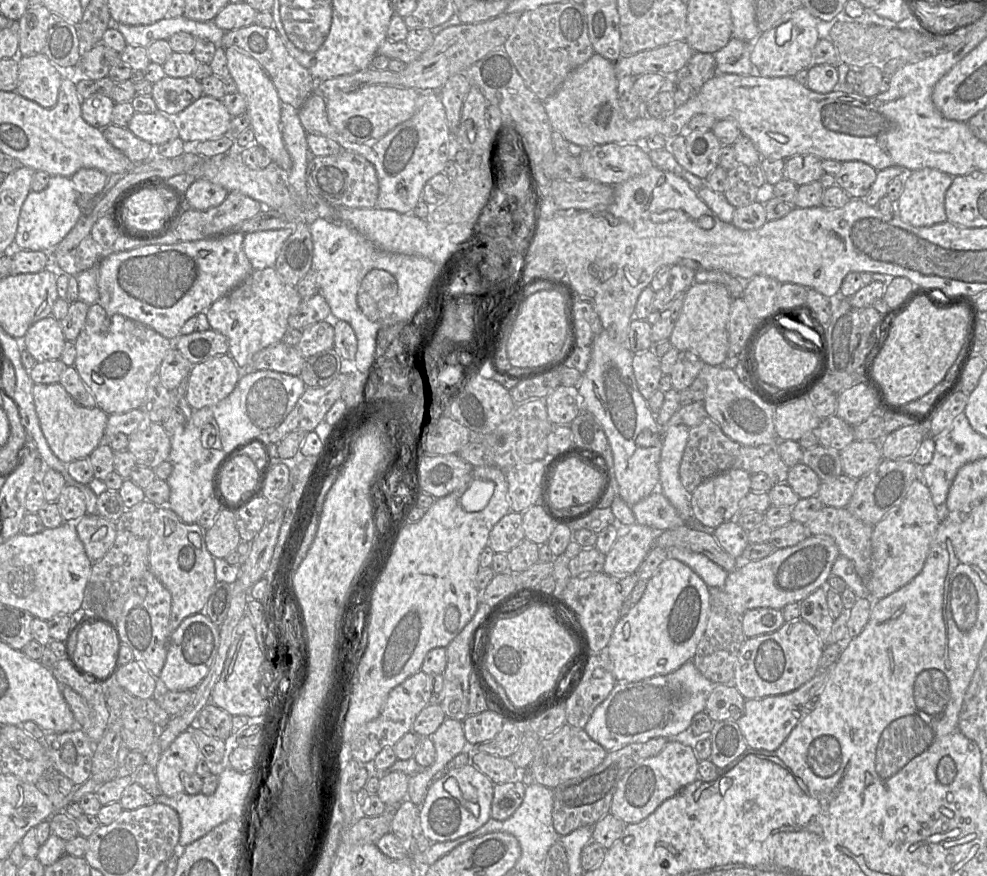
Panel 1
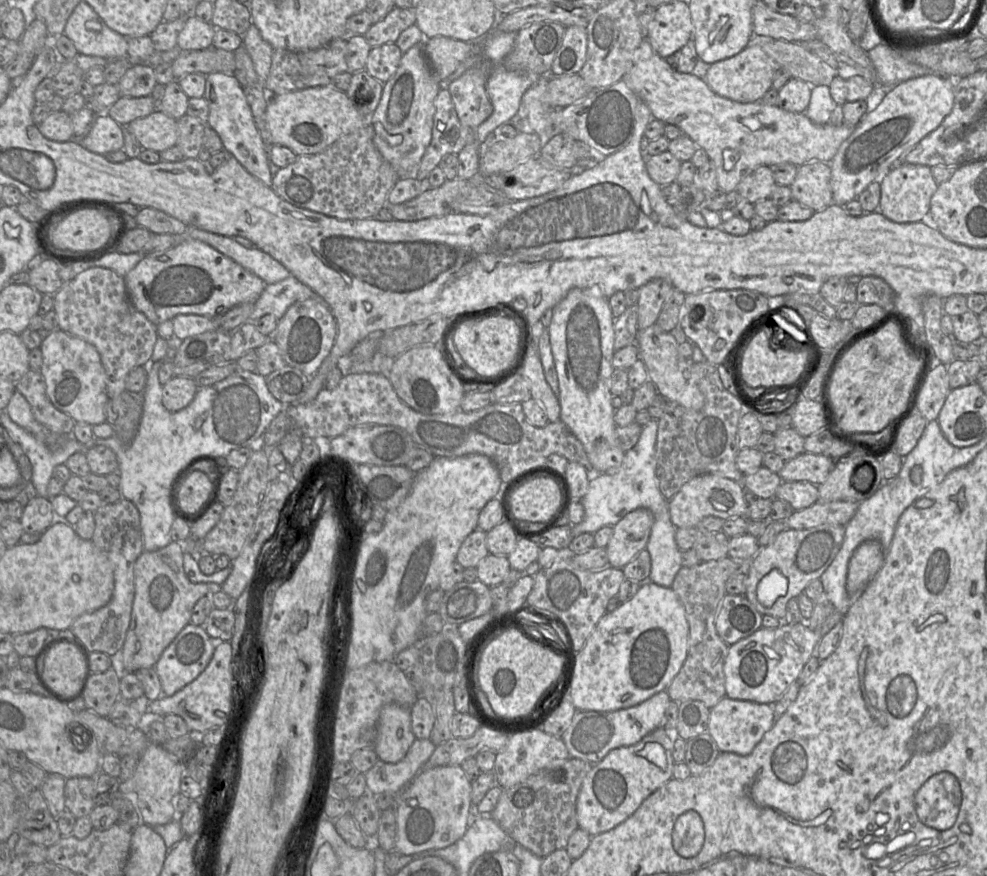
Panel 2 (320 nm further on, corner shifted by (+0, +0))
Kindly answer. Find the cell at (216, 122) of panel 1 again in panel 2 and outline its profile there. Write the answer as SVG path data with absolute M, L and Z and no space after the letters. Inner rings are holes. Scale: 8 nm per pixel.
M156 109L123 127L136 138L143 150L160 153L177 144L177 120Z

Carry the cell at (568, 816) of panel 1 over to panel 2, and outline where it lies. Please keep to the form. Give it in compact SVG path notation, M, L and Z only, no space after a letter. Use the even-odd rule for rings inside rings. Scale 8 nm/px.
M570 757L538 771L522 782L502 788L490 816L516 843L541 858L566 848L570 836L579 828L576 801L583 780L592 766L588 761Z

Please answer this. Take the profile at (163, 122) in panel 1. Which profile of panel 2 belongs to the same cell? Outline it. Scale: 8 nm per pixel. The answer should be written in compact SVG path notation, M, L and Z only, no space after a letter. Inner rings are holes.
M106 113L97 114L80 143L90 152L105 155L123 149L124 127Z

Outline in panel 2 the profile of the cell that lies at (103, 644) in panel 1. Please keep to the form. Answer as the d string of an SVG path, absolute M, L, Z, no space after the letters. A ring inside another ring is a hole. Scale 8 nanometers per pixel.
M60 642L46 649L43 672L37 678L48 690L68 696L78 691L84 671L84 658L78 648Z

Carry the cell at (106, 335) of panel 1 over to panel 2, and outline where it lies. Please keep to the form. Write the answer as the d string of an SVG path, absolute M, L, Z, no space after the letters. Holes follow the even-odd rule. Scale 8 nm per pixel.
M57 329L43 338L39 349L43 358L39 372L45 380L46 393L53 406L77 423L96 425L106 422L106 405L110 399L107 375L95 346Z

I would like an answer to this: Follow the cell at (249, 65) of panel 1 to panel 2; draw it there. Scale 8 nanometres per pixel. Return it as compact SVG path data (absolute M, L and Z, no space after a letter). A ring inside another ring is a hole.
M221 72L207 75L203 97L209 106L208 125L218 133L224 149L229 151L251 175L262 181L266 186L271 187L273 175L269 169L266 145L236 77Z

